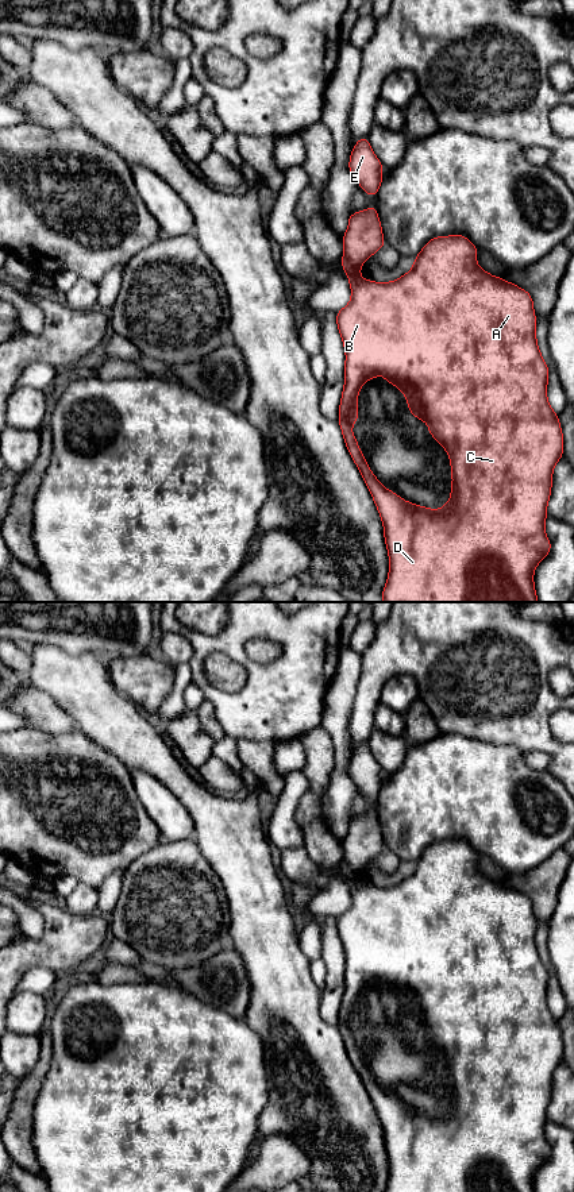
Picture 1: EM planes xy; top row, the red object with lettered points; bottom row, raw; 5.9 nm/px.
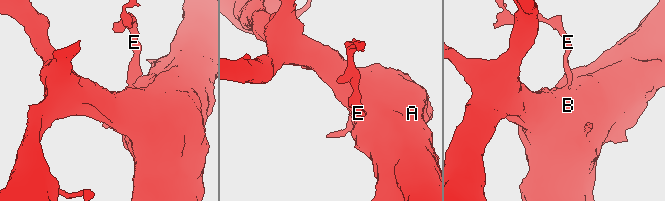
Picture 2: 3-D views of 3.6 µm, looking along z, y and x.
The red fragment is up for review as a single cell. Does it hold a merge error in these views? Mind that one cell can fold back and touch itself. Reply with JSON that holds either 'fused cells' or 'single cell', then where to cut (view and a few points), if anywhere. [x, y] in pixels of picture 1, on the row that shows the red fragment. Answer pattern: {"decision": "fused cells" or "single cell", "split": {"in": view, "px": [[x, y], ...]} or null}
{"decision": "fused cells", "split": {"in": "xy", "px": [[358, 272], [347, 274]]}}

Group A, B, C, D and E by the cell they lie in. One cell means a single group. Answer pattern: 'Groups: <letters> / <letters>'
Groups: A B C D / E

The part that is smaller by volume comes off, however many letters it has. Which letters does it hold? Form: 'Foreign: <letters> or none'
Foreign: E

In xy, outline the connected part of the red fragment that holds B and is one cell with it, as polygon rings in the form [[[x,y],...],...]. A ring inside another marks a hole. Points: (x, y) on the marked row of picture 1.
[[[463,235],[432,238],[413,261],[413,269],[401,278],[386,283],[373,279],[363,279],[359,273],[347,274],[351,286],[350,302],[336,313],[336,324],[343,340],[344,387],[342,393],[338,423],[354,463],[359,468],[362,478],[375,502],[377,510],[384,524],[384,536],[389,553],[389,575],[382,590],[384,602],[539,602],[533,585],[533,571],[536,566],[550,553],[551,541],[546,536],[544,521],[547,504],[551,497],[552,470],[563,456],[563,435],[558,414],[547,401],[548,367],[539,351],[536,342],[536,316],[531,294],[500,277],[493,277],[477,265],[478,248]],[[381,374],[388,382],[398,387],[407,397],[408,408],[413,417],[428,424],[428,432],[443,445],[450,455],[451,464],[451,497],[442,509],[428,509],[404,501],[394,491],[389,491],[371,472],[359,444],[351,431],[358,421],[358,393],[367,379],[375,379]]]

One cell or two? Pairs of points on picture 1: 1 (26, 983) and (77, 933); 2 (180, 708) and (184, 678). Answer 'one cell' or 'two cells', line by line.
1: two cells
2: one cell

